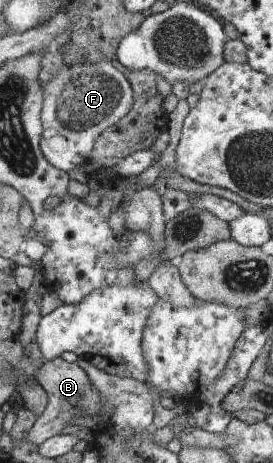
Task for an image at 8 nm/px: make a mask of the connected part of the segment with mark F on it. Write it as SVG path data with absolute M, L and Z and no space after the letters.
M79 60L72 66L63 66L55 78L44 85L44 104L42 108L42 151L49 163L58 170L68 172L79 166L90 163L89 156L96 151L96 143L100 143L100 135L108 135L109 129L116 130L116 125L132 108L133 90L126 75L107 60L99 60L97 63L83 64Z

